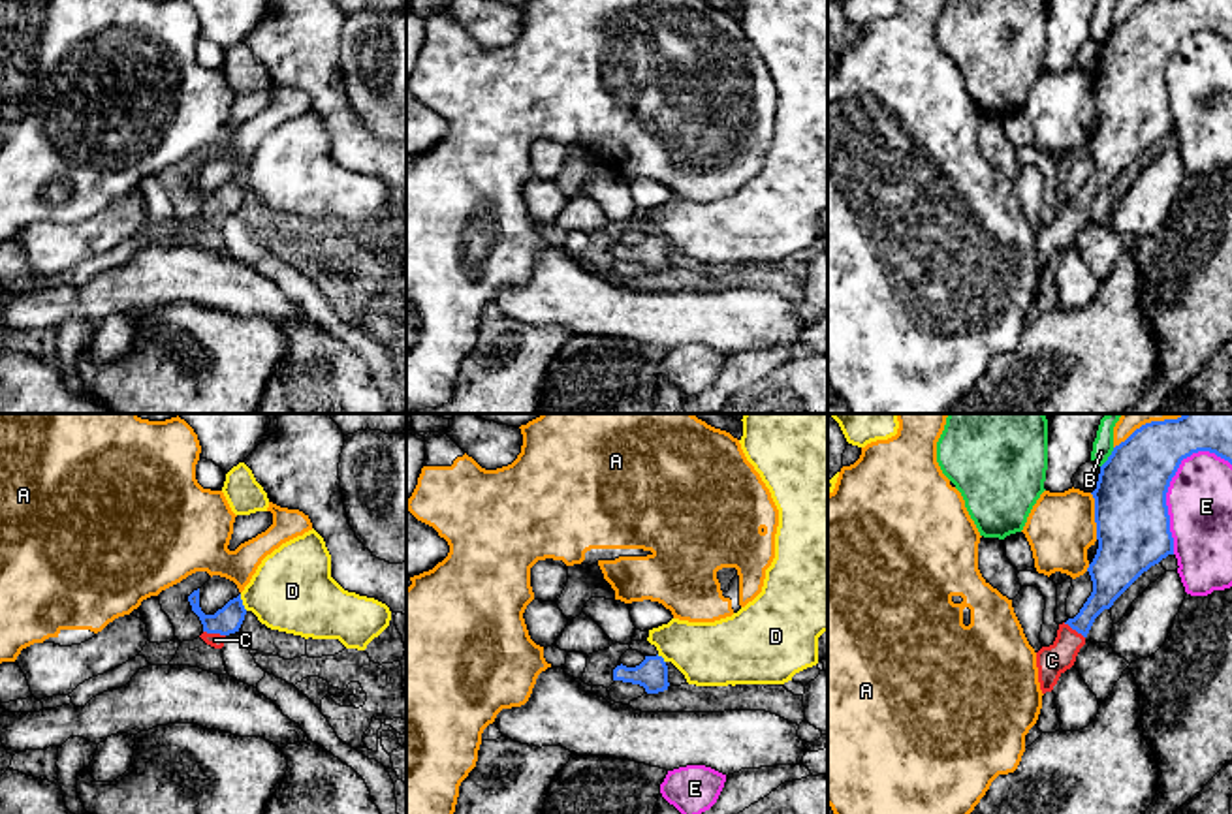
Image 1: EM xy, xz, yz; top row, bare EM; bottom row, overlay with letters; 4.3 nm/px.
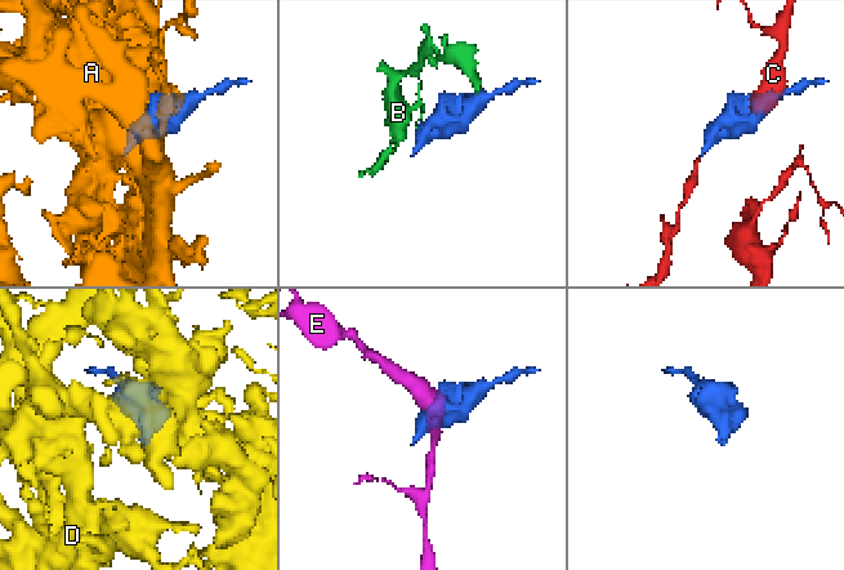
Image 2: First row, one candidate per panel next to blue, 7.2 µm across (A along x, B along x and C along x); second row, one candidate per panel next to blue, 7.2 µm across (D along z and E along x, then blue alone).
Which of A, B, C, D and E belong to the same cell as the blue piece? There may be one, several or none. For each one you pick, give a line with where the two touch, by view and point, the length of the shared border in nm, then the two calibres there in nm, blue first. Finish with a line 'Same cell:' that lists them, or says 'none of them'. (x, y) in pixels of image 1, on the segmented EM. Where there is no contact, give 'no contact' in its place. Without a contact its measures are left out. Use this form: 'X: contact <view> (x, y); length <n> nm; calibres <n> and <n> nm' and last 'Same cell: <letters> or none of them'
C: contact xy (215, 632); length 100 nm; calibres 120 and 60 nm
Same cell: C

